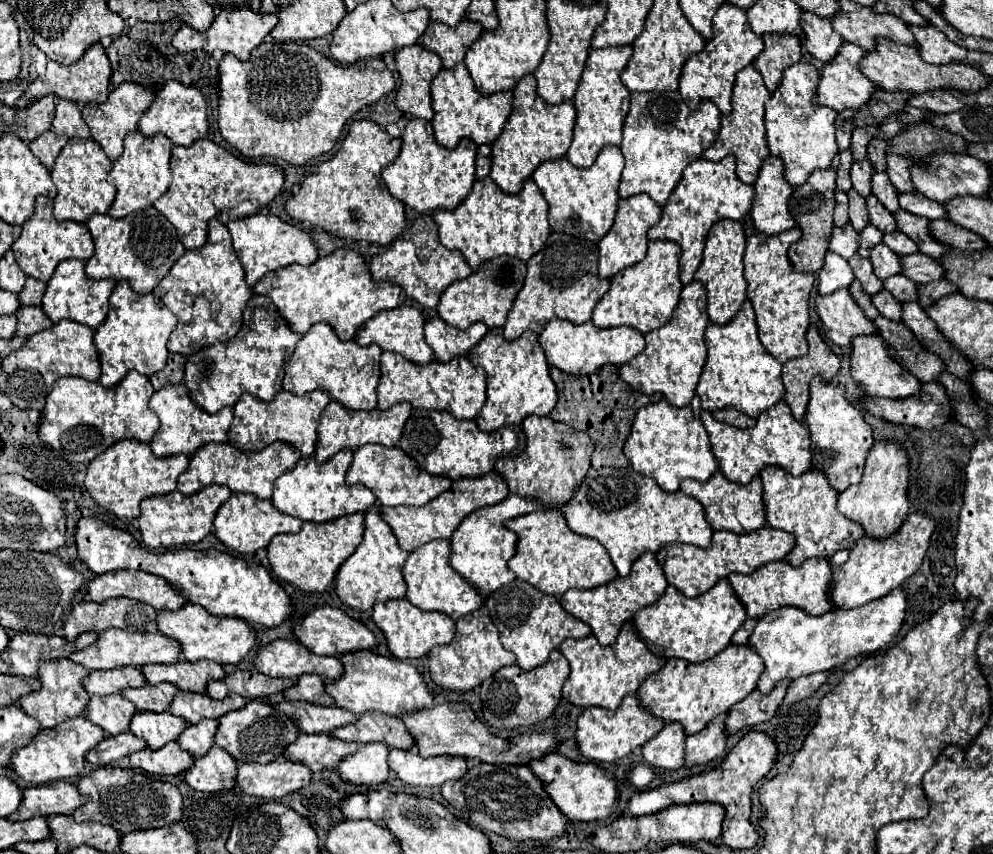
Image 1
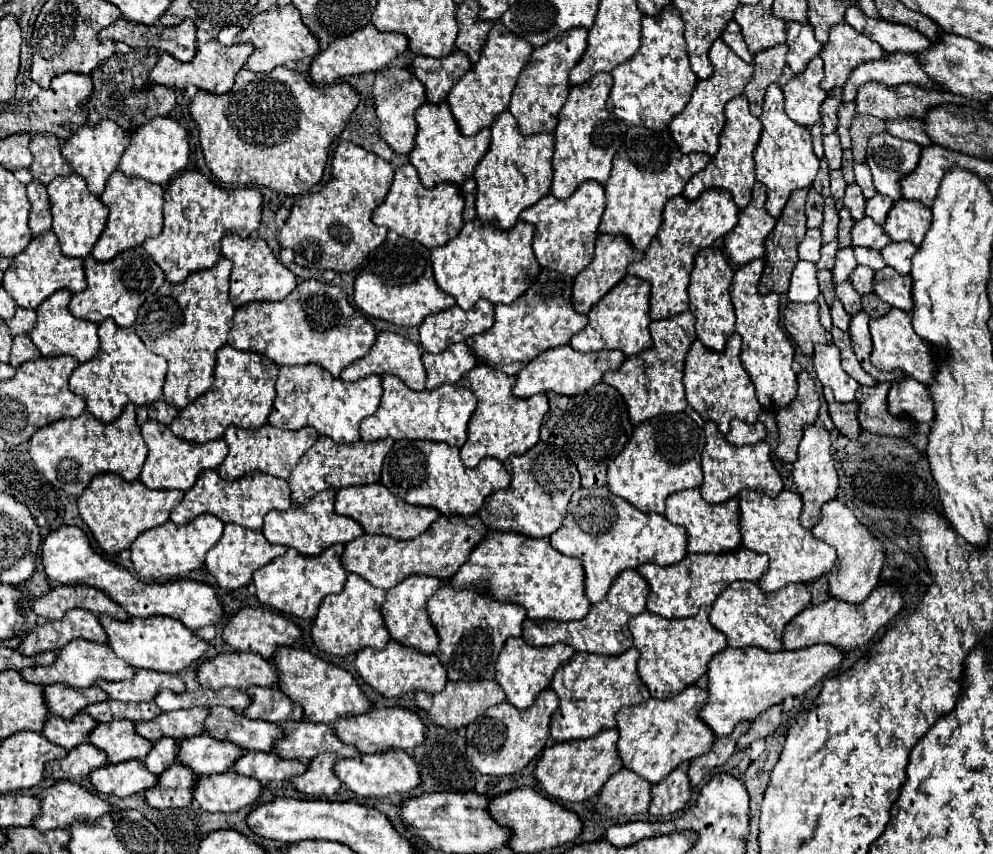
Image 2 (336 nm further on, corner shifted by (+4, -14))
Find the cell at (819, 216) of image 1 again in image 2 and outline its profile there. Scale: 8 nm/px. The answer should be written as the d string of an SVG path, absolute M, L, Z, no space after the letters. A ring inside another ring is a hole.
M801 188L801 190L795 190L795 194L791 194L787 206L783 208L781 216L777 218L775 230L767 236L767 242L765 242L765 270L763 270L761 284L759 284L761 294L769 294L769 292L787 294L787 290L789 290L791 270L799 262L797 246L803 242L805 232L807 232L807 216L805 216L807 192L809 192L809 188Z

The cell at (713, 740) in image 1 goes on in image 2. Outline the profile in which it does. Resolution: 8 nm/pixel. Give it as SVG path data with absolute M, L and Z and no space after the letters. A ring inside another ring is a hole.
M689 762L677 766L663 782L653 784L651 788L651 806L649 814L653 816L669 816L685 808L691 798L691 786L687 776Z

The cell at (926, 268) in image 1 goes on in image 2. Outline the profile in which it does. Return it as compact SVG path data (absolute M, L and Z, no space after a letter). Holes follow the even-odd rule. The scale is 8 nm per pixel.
M857 266L849 280L859 294L871 294L873 292L873 278L875 278L875 270L871 270L869 266Z

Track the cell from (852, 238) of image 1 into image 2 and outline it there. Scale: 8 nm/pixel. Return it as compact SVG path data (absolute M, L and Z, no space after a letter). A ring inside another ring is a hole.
M807 230L803 244L799 244L799 258L817 262L821 258L821 244L819 230Z

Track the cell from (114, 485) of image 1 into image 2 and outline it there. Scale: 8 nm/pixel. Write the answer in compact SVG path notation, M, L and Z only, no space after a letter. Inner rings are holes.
M97 474L85 492L79 496L79 514L89 526L93 538L105 554L117 554L129 548L131 542L145 530L161 526L169 520L171 508L183 500L179 490L151 490L141 480L125 482L119 474Z

